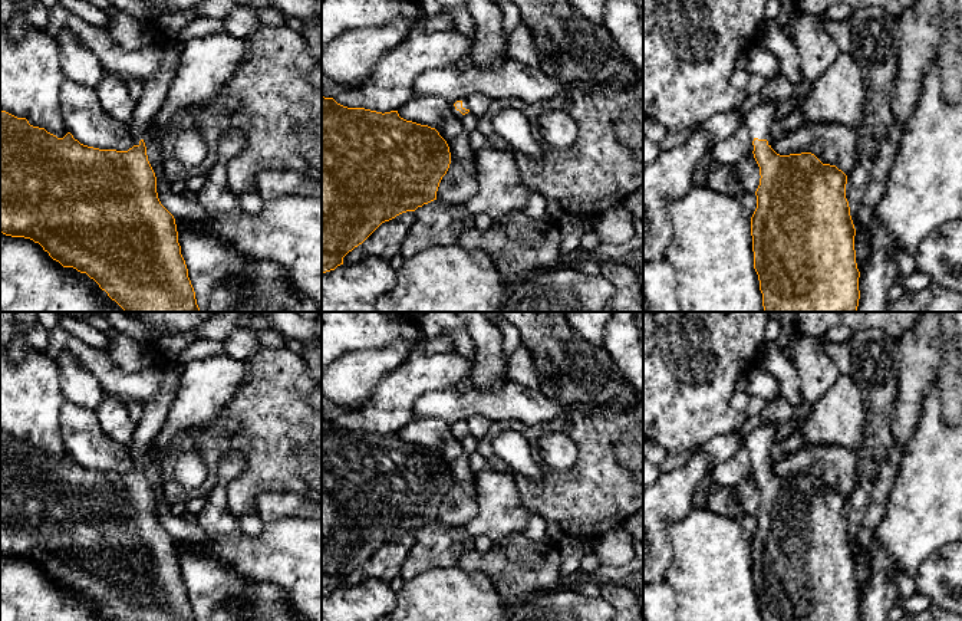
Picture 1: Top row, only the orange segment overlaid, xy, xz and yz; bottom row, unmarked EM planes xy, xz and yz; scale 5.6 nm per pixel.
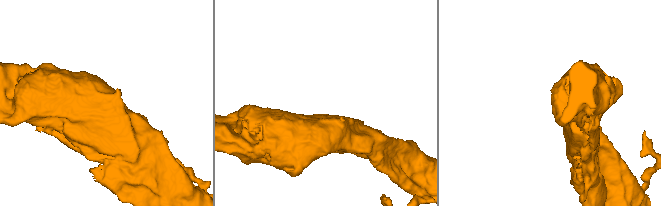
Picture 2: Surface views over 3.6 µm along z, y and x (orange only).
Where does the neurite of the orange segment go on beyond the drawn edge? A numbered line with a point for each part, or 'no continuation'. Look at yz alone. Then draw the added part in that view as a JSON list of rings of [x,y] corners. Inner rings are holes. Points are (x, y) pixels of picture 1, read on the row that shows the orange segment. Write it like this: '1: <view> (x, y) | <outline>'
1: yz (758, 120) | [[[768,98],[747,115],[745,124],[749,126],[752,138],[767,139],[768,145],[771,145],[770,125],[775,115],[775,111],[777,101]]]

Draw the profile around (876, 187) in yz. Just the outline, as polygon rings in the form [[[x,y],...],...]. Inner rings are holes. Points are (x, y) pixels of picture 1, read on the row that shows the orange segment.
[[[917,0],[899,16],[900,53],[896,62],[893,124],[889,129],[870,172],[863,204],[854,226],[854,250],[861,273],[869,262],[869,234],[864,227],[874,217],[874,208],[883,198],[890,168],[899,151],[903,125],[920,95],[923,75],[936,58],[936,45],[942,37],[943,12],[940,0]]]

